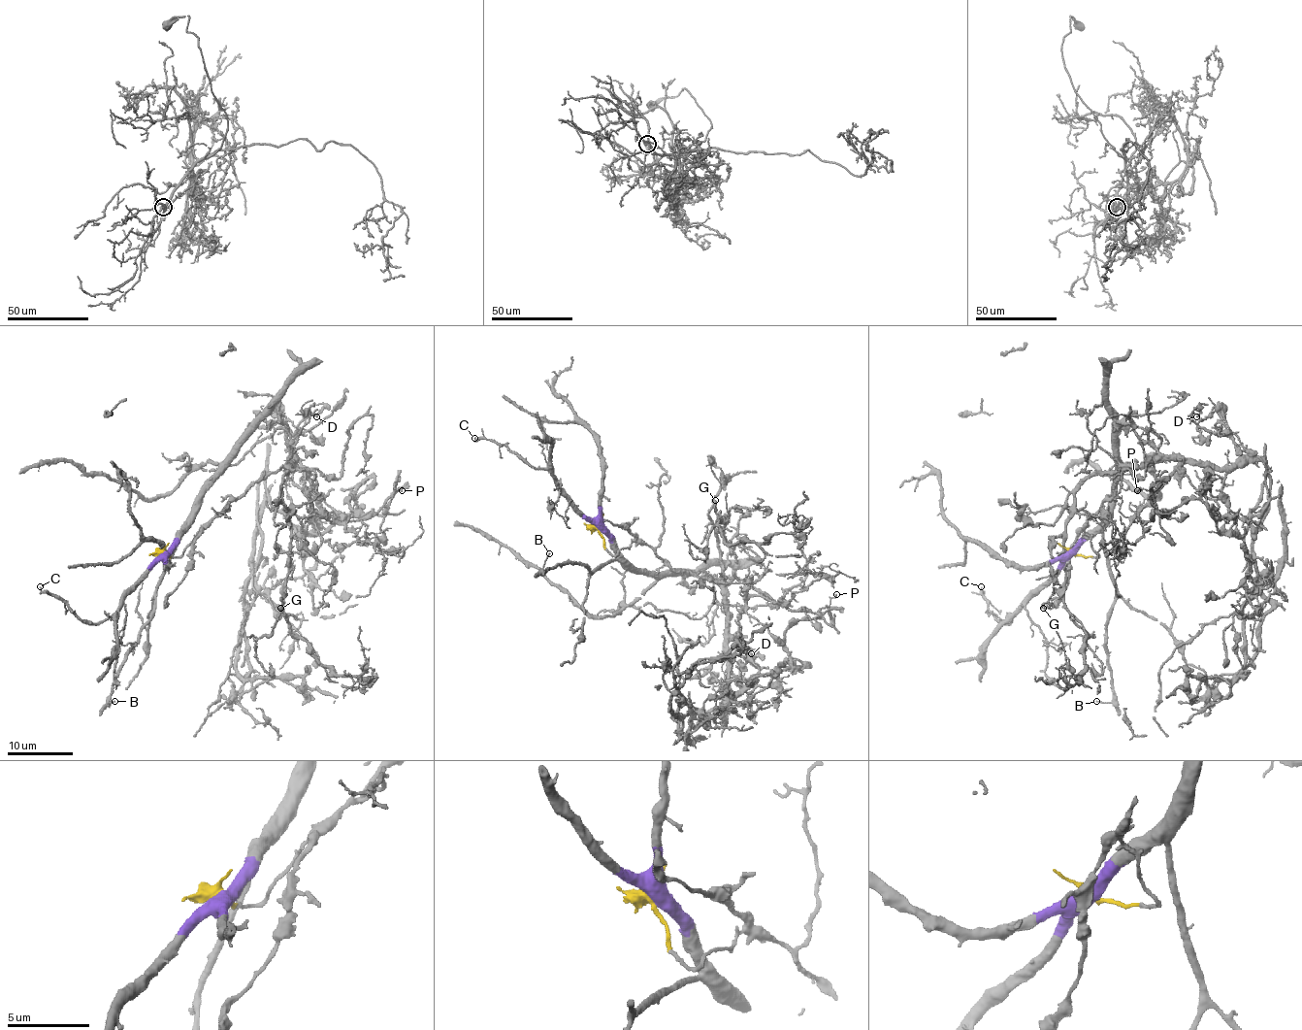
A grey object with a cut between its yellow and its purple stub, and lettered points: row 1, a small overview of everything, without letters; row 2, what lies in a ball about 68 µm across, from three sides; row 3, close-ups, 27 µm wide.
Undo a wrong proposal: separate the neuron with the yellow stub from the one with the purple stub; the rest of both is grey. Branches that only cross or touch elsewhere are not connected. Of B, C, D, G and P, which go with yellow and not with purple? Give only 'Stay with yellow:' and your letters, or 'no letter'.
Stay with yellow: D, G, P

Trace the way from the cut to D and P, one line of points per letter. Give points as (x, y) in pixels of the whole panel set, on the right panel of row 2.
D: (1070, 553), (1098, 556), (1085, 523), (1124, 468), (1229, 468), (1239, 448), (1196, 417)
P: (1070, 553), (1098, 556), (1085, 523), (1122, 470), (1178, 460), (1139, 512), (1149, 522), (1151, 494), (1137, 491)

